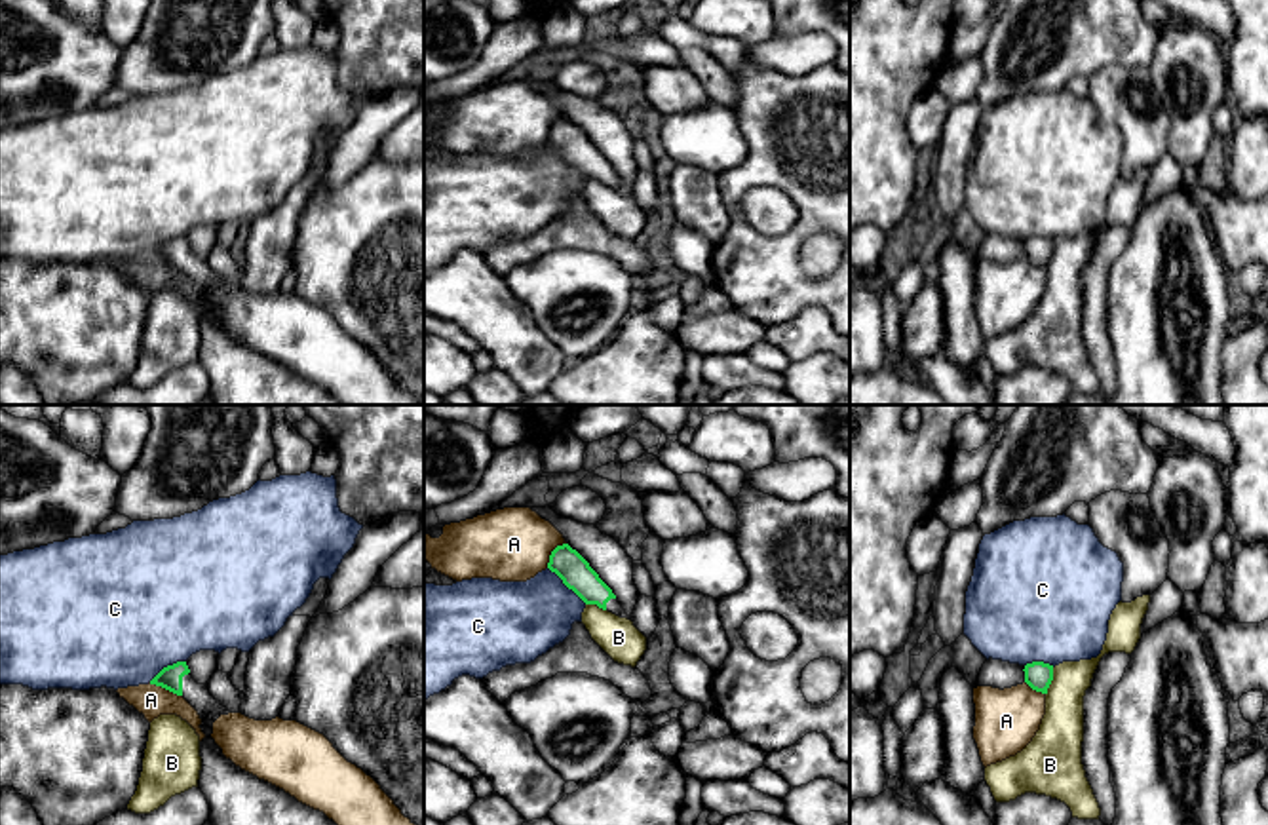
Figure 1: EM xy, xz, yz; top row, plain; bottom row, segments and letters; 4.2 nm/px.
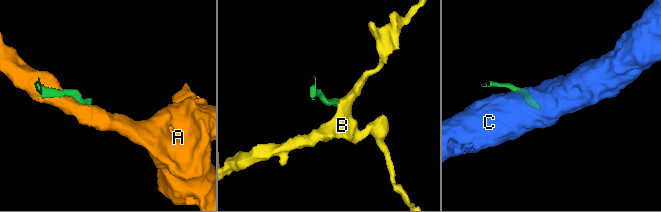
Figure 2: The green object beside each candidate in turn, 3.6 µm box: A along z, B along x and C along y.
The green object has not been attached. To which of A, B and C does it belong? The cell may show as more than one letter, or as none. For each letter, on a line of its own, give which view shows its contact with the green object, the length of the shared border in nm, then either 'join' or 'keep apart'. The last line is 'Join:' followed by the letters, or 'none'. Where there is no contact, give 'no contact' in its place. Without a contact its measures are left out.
A: xy | 160 nm | keep apart
B: yz | 120 nm | keep apart
C: xz | 220 nm | keep apart
Join: none

